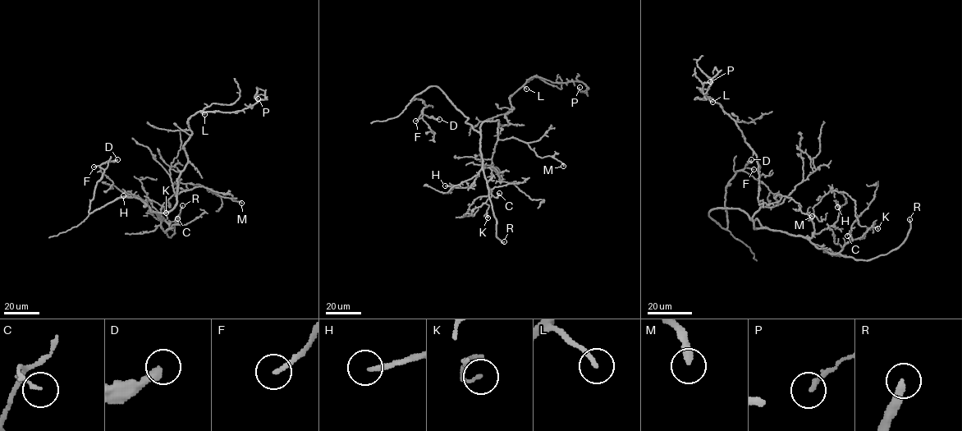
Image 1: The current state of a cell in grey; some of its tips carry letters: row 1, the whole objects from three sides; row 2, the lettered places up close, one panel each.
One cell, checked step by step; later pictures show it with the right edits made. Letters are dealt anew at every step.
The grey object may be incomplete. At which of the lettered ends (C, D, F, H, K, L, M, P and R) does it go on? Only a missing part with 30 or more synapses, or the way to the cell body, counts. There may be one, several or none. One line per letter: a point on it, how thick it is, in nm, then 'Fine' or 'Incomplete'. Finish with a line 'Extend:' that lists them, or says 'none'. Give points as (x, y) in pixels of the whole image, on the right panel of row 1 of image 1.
C: Place: (847, 236). Thickness 140 nm. Fine
D: Place: (751, 159). Thickness 300 nm. Incomplete
F: Place: (753, 169). Thickness 190 nm. Incomplete
H: Place: (837, 207). Thickness 200 nm. Incomplete
K: Place: (877, 228). Thickness 120 nm. Fine
L: Place: (712, 102). Thickness 190 nm. Fine
M: Place: (812, 216). Thickness 280 nm. Fine
P: Place: (710, 81). Thickness 140 nm. Fine
R: Place: (909, 219). Thickness 240 nm. Incomplete
Extend: D, F, H, R

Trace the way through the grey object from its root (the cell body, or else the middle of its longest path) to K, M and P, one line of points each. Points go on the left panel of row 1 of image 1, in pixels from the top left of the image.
K: (171, 209), (158, 213), (160, 226), (165, 232), (170, 222), (164, 220), (167, 218), (166, 213)
M: (171, 209), (176, 203), (176, 194), (197, 186), (212, 189), (220, 195), (241, 203)
P: (171, 209), (187, 162), (183, 146), (192, 133), (188, 119), (199, 112), (242, 110), (265, 96), (258, 98)

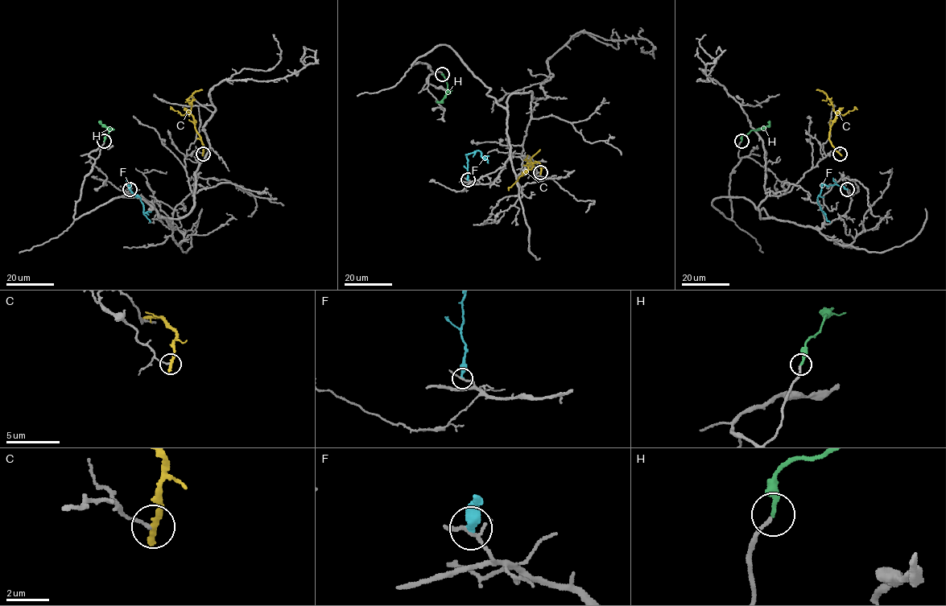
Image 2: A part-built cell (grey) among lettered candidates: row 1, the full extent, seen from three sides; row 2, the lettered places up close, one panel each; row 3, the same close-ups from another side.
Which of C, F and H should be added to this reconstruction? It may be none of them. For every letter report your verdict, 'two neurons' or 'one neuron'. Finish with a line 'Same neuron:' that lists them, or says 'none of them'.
C: two neurons
F: two neurons
H: one neuron
Same neuron: H

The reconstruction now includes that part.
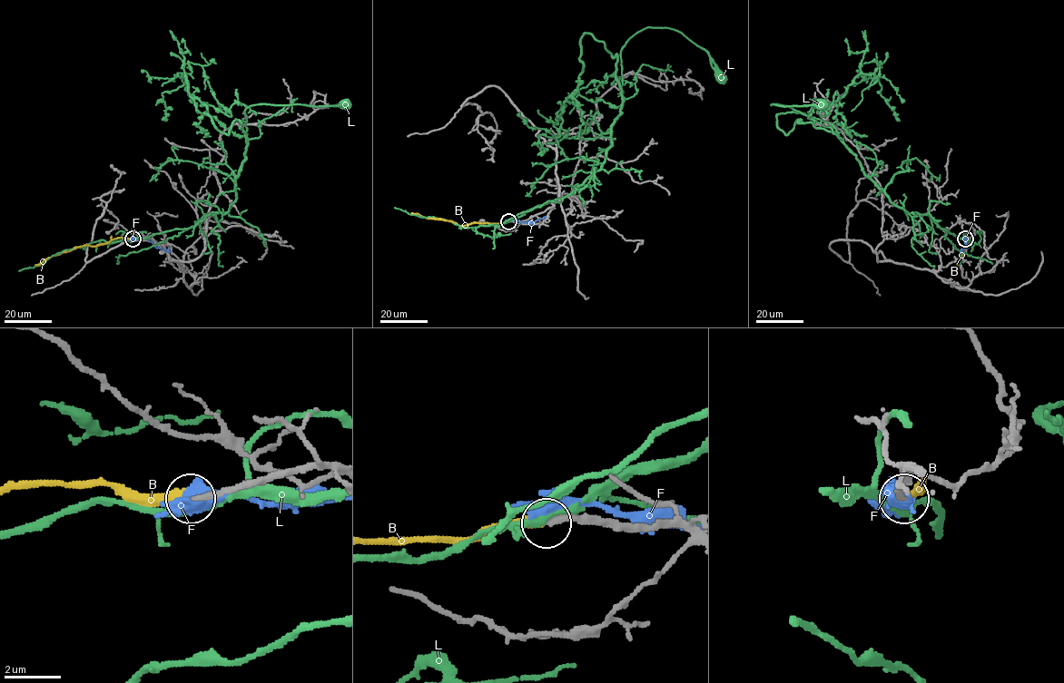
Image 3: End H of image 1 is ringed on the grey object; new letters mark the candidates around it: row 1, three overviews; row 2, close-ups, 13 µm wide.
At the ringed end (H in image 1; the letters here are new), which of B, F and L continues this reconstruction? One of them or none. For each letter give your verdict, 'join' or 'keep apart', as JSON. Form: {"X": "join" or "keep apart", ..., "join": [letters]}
{"B": "keep apart", "F": "keep apart", "L": "keep apart", "join": []}

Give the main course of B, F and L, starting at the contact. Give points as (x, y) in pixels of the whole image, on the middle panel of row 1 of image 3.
B: (508, 221), (459, 226), (411, 212)
F: (509, 221), (533, 222), (545, 216)
L: (510, 221), (568, 195), (599, 170), (620, 113), (620, 52), (638, 32), (677, 30), (707, 53), (723, 77)

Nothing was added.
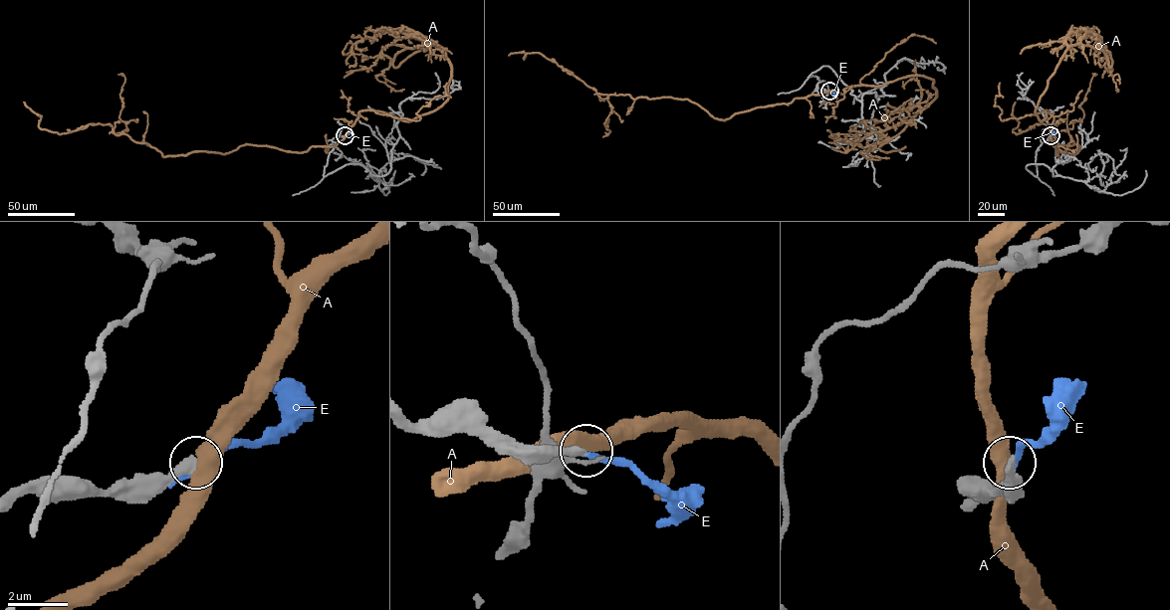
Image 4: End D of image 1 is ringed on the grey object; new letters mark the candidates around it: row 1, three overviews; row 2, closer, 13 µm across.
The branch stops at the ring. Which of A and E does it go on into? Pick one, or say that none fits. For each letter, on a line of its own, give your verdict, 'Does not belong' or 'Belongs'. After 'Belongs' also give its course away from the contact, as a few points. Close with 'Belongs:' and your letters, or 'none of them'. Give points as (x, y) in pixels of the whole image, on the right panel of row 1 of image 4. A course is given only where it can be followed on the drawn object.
A: Does not belong
E: Does not belong
Belongs: none of them

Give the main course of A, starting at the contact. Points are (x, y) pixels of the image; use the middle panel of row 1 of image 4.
A: (829, 91), (721, 119), (687, 100), (597, 94), (542, 54), (527, 53), (524, 59), (524, 53), (509, 55)

